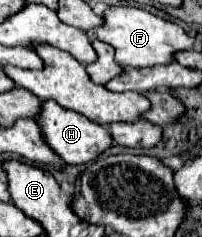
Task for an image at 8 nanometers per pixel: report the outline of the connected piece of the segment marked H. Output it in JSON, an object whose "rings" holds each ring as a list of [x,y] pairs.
{"rings":[[[43,100],[41,102],[41,110],[35,116],[35,122],[41,128],[43,140],[67,164],[87,164],[87,162],[95,160],[103,150],[107,150],[111,146],[111,142],[113,142],[113,138],[111,138],[111,134],[109,134],[109,130],[105,126],[91,122],[83,114],[77,114],[73,110],[67,110],[67,108],[61,108],[53,100]]]}

